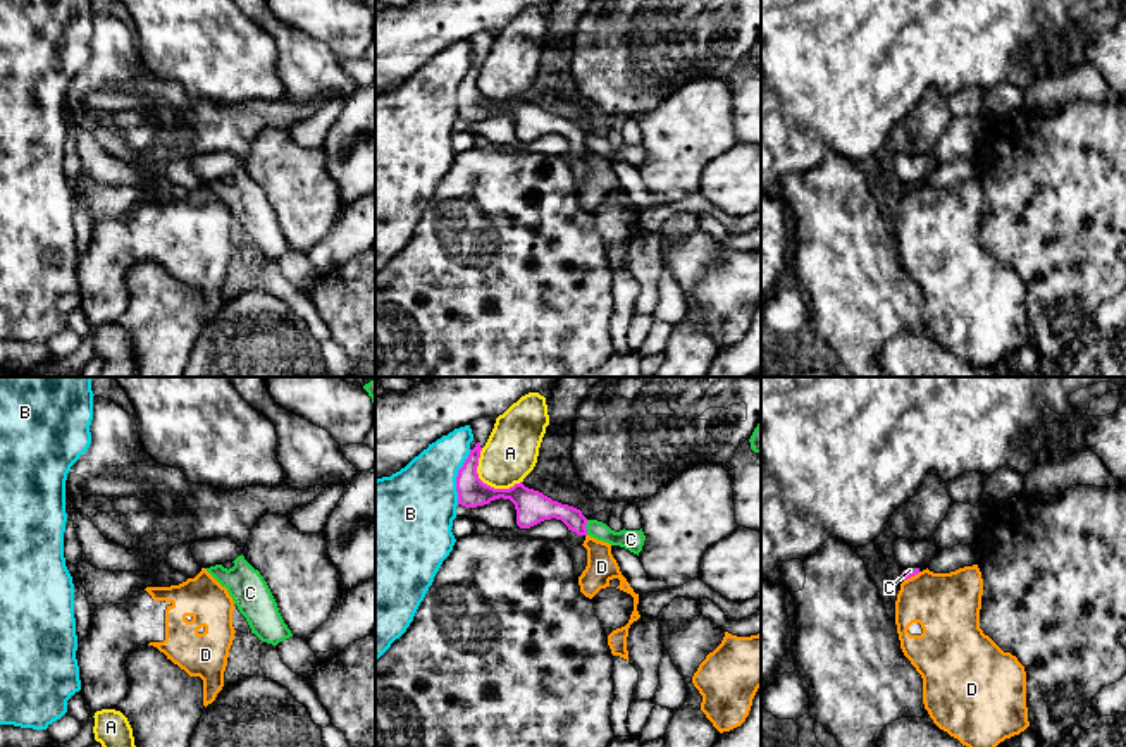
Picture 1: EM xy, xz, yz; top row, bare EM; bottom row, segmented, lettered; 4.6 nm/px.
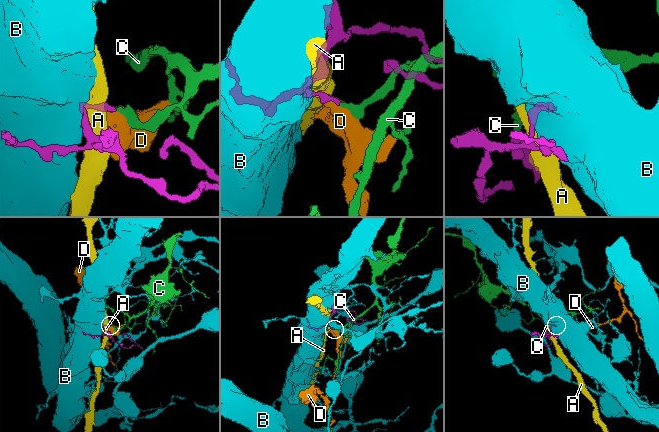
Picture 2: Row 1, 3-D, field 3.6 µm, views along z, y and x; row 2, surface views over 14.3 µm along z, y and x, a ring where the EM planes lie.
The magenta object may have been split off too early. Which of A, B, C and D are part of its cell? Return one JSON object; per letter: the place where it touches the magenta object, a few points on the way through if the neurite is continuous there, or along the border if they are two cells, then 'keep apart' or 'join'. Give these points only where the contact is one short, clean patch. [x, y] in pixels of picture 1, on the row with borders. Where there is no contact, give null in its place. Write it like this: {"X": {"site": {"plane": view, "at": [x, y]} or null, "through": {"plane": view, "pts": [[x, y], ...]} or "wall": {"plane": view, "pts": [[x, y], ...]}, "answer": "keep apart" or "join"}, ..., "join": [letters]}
{"A": {"site": {"plane": "xz", "at": [486, 484]}, "answer": "keep apart"}, "B": {"site": {"plane": "xz", "at": [457, 477]}, "answer": "keep apart"}, "C": {"site": {"plane": "xz", "at": [584, 527]}, "wall": {"plane": "xz", "pts": [[587, 520], [586, 534]]}, "answer": "keep apart"}, "D": {"site": {"plane": "yz", "at": [911, 575]}, "wall": {"plane": "yz", "pts": [[920, 572], [904, 580]]}, "answer": "keep apart"}, "join": []}

